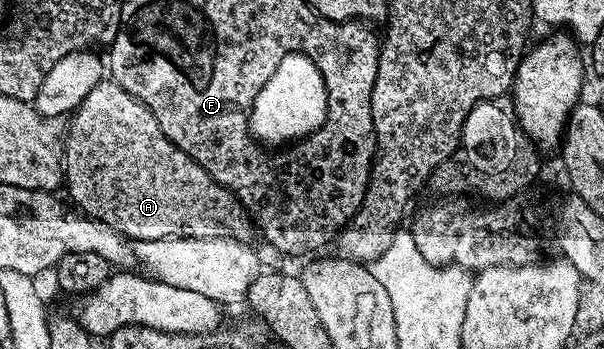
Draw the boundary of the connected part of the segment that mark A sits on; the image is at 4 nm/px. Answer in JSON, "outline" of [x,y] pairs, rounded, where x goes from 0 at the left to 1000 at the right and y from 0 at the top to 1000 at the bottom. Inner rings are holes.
{"outline":[[[171,229],[164,241],[157,241],[157,252],[151,252],[151,264],[144,264],[144,275],[129,298],[127,312],[119,318],[114,344],[114,361],[111,350],[111,381],[104,395],[104,533],[106,542],[114,542],[116,570],[113,567],[113,576],[132,610],[157,628],[161,636],[177,642],[184,656],[194,659],[199,670],[205,670],[215,688],[263,688],[265,682],[387,682],[397,693],[417,696],[421,691],[421,628],[416,622],[414,607],[399,587],[397,573],[376,536],[364,533],[343,490],[329,481],[329,470],[323,470],[323,458],[316,458],[310,447],[310,436],[303,436],[290,413],[283,413],[283,401],[276,401],[276,390],[270,390],[270,367],[263,367],[263,355],[250,318],[228,281],[212,269],[195,235]]]}

